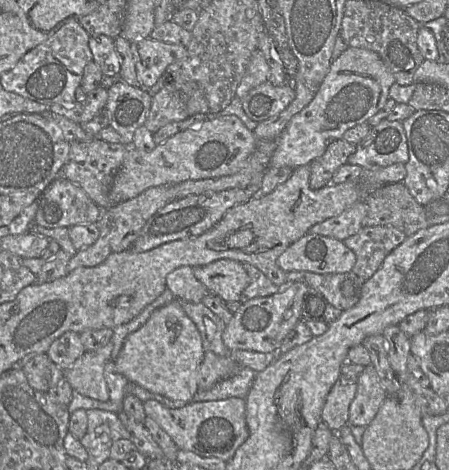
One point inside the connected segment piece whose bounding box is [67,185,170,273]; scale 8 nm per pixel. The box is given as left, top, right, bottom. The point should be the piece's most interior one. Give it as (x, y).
(119, 225)

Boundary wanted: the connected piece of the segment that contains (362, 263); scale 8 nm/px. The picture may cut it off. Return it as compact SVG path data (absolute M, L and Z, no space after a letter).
M393 227L361 228L357 234L343 241L357 257L351 271L363 280L368 280L380 268L390 252L402 244L406 238L403 232Z

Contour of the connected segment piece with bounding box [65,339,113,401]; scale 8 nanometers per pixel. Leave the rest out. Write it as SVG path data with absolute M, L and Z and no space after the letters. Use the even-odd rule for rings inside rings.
M112 339L105 346L86 351L74 364L65 371L65 379L72 389L83 396L108 401L109 393L105 381L106 363L111 360Z

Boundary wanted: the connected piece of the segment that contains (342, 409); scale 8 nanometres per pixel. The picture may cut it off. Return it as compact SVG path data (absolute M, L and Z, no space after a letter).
M338 380L327 395L321 413L321 420L333 432L348 424L349 408L357 392L357 383L343 383Z

